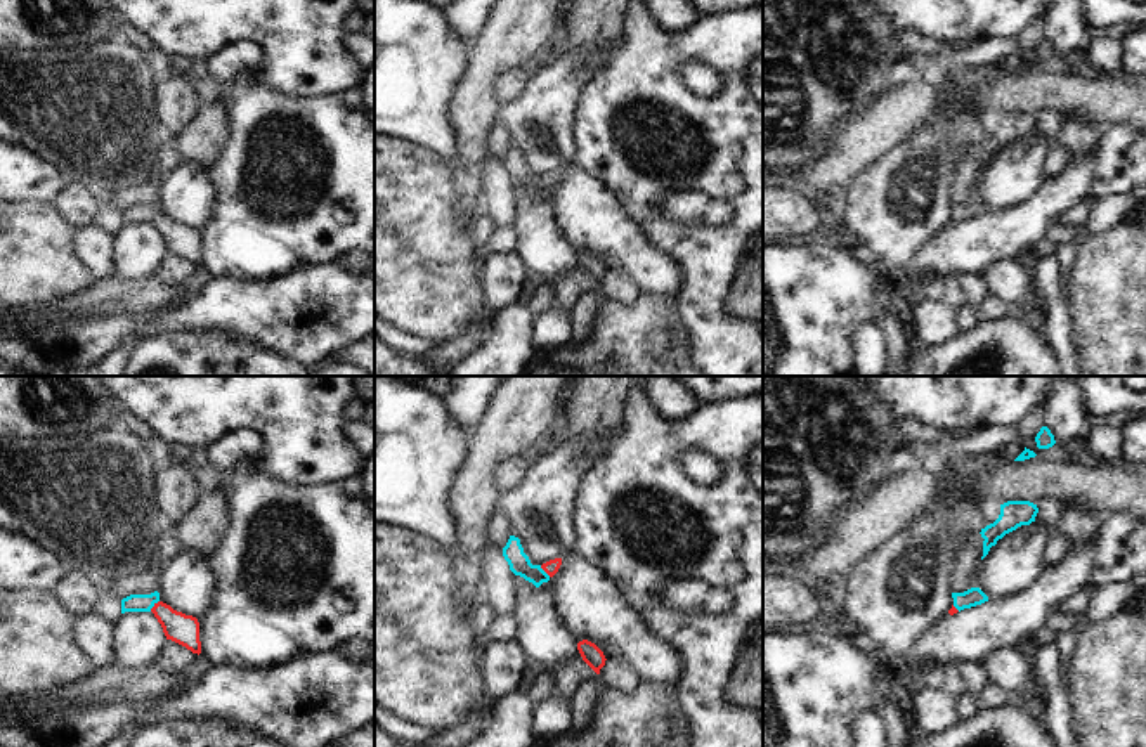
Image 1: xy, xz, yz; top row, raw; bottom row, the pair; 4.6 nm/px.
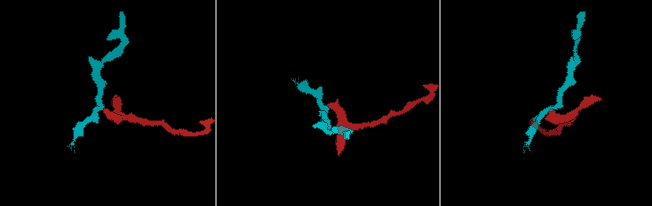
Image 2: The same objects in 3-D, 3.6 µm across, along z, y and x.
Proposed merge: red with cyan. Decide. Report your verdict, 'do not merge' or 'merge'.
merge

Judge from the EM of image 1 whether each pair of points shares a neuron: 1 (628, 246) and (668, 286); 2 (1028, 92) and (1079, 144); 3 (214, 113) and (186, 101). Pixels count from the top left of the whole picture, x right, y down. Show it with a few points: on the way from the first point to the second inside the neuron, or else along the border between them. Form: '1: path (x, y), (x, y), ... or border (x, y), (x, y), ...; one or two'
1: path (638, 257), (657, 276); one
2: border (1063, 118), (1082, 116), (1101, 132); two
3: border (191, 75), (201, 103), (196, 115), (174, 137); two

